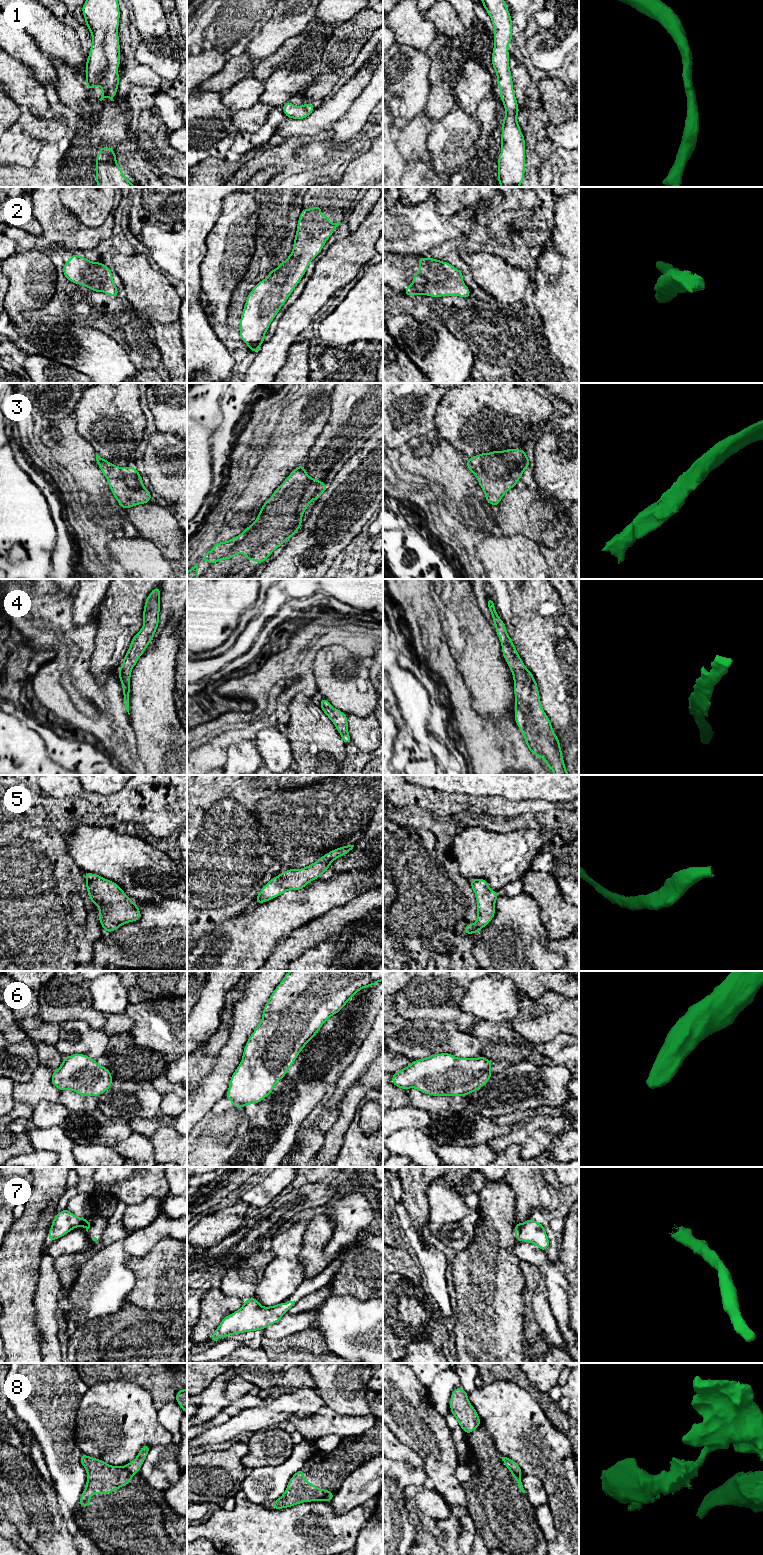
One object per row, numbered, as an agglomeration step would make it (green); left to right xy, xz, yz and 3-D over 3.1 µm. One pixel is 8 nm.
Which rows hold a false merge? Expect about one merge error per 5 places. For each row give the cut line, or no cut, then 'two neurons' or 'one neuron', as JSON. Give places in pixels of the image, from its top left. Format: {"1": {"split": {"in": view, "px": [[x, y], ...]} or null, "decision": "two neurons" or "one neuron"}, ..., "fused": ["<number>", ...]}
{"1": {"split": null, "decision": "one neuron"}, "2": {"split": null, "decision": "one neuron"}, "3": {"split": null, "decision": "one neuron"}, "4": {"split": null, "decision": "one neuron"}, "5": {"split": null, "decision": "one neuron"}, "6": {"split": null, "decision": "one neuron"}, "7": {"split": null, "decision": "one neuron"}, "8": {"split": {"in": "yz", "px": [[510, 1469], [520, 1475]]}, "decision": "two neurons"}, "fused": ["8"]}

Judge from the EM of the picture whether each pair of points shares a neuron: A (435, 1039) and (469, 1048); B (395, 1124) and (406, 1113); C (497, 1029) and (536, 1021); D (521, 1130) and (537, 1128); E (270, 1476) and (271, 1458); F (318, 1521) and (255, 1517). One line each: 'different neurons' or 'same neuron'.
A: same neuron
B: same neuron
C: different neurons
D: same neuron
E: different neurons
F: same neuron

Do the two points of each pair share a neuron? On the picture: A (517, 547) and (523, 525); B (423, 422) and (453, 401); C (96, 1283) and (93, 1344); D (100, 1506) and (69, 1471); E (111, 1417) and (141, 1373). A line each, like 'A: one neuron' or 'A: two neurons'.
A: two neurons
B: two neurons
C: two neurons
D: two neurons
E: two neurons

